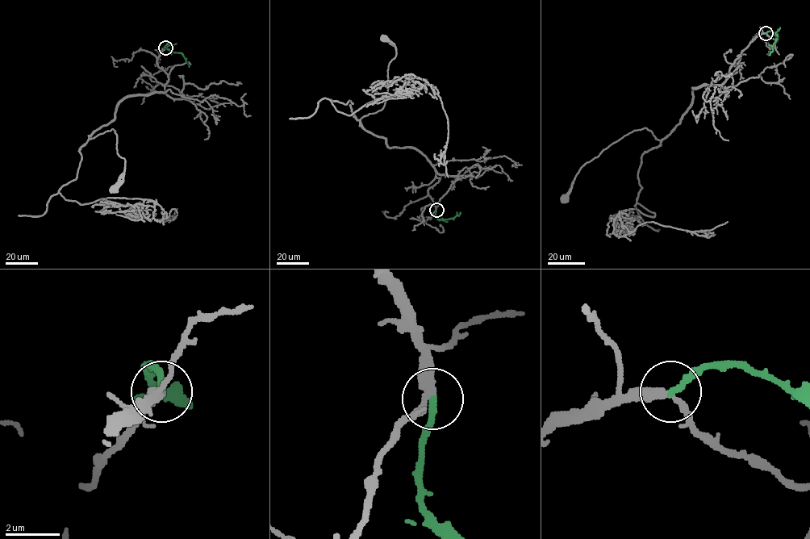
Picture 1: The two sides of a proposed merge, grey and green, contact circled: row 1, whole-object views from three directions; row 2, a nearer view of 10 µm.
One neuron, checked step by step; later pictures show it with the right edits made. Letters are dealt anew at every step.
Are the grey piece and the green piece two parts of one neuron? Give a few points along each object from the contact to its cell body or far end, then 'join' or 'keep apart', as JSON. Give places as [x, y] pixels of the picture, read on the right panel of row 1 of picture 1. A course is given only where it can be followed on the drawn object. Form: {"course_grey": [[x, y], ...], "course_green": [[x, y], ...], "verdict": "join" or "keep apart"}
{"course_grey": [[766, 33], [721, 85], [693, 88], [691, 106], [664, 139], [645, 128], [624, 135], [581, 168], [564, 198]], "course_green": [[766, 33], [771, 31], [777, 36], [769, 55]], "verdict": "join"}

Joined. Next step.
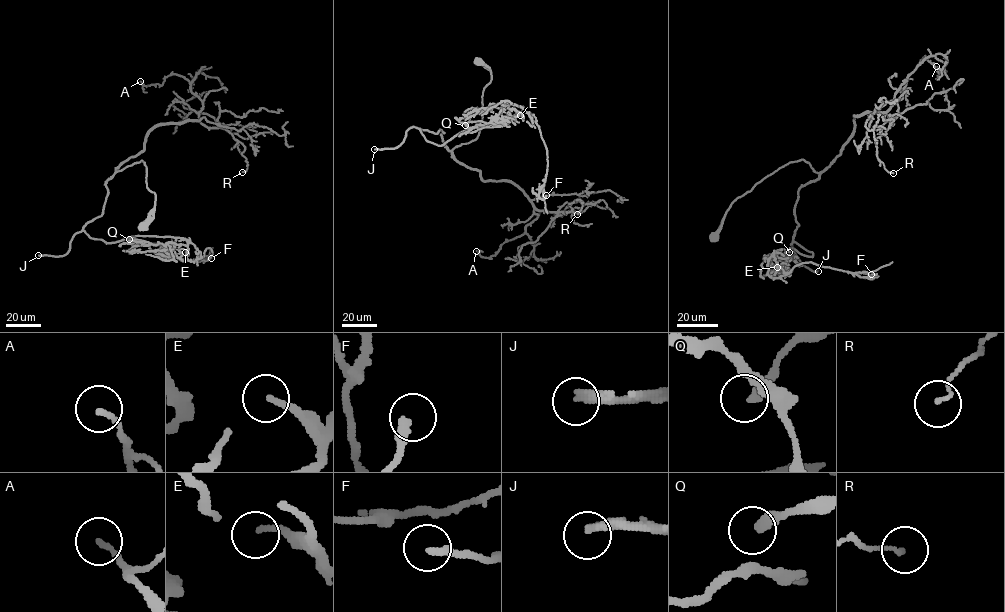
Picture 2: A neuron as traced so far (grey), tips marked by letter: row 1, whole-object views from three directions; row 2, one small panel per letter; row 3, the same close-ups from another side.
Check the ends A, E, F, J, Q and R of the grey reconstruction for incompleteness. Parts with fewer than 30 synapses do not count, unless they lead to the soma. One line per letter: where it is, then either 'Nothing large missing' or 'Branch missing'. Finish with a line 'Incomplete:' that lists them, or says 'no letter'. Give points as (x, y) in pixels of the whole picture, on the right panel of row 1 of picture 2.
A: Place: (936, 66). Nothing large missing
E: Place: (777, 267). Nothing large missing
F: Place: (871, 274). Nothing large missing
J: Place: (818, 271). Branch missing
Q: Place: (789, 252). Nothing large missing
R: Place: (893, 173). Nothing large missing
Incomplete: J

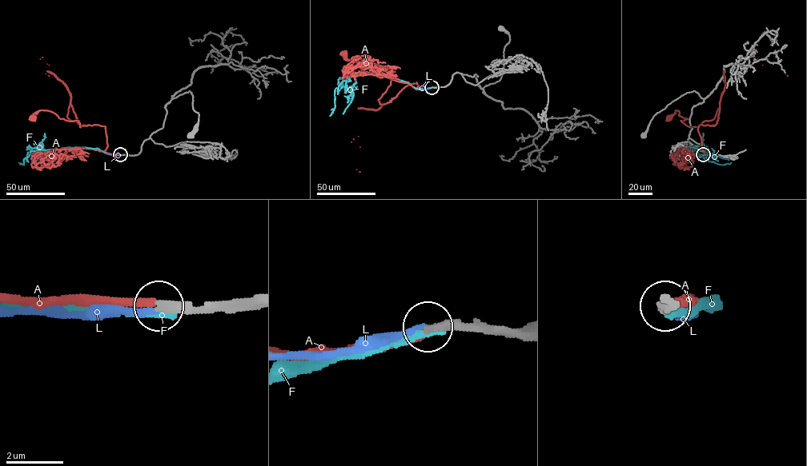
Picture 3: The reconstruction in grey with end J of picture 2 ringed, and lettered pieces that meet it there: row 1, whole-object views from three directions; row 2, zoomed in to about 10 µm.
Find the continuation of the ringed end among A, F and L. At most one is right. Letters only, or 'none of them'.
none of them

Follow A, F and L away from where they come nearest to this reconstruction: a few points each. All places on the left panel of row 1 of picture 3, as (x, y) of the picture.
A: (120, 154), (105, 152), (105, 127), (82, 125), (70, 105), (67, 117), (80, 126), (47, 110), (33, 117)
F: (121, 155), (109, 154), (98, 149), (38, 149), (38, 153), (24, 158), (24, 165), (18, 162)
L: (120, 155), (110, 154)

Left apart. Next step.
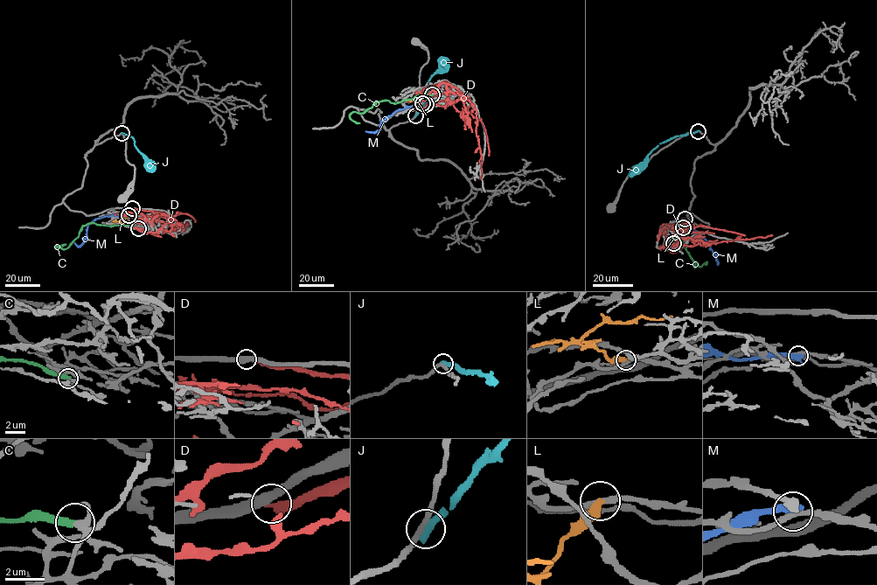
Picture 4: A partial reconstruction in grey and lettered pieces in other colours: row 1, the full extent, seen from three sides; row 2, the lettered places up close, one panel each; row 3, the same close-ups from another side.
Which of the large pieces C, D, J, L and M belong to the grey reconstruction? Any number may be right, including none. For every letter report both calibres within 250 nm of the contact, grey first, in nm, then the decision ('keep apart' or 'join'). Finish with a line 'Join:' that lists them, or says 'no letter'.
C: calibres 200 and 360 nm; keep apart
D: calibres 460 and 280 nm; keep apart
J: calibres 240 and 480 nm; keep apart
L: calibres 260 and 360 nm; join
M: calibres 260 and 500 nm; keep apart
Join: L

